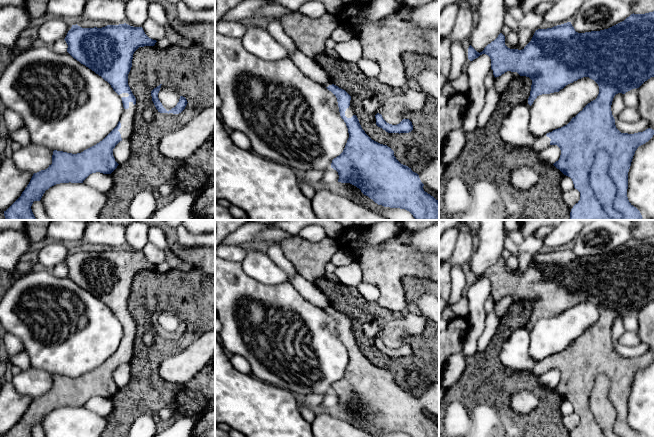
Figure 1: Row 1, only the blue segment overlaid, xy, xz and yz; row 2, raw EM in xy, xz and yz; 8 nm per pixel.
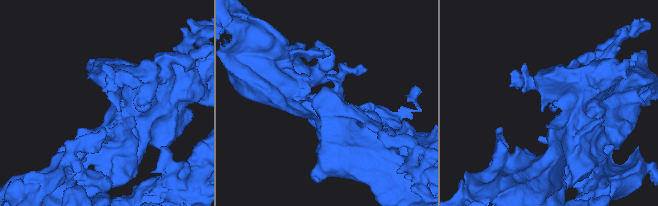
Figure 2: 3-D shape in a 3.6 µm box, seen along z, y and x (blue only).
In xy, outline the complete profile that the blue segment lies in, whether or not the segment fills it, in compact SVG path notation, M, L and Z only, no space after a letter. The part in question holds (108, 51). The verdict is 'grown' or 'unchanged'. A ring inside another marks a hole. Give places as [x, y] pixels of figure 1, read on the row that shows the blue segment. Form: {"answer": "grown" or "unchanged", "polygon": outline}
{"answer": "grown", "polygon": "M126 23L102 28L82 28L77 24L72 25L64 40L68 45L67 52L74 59L111 85L122 99L124 110L117 126L96 145L77 154L54 150L52 164L47 169L34 173L21 196L4 211L6 220L36 220L31 209L33 202L40 201L45 191L56 184L83 183L90 174L96 172L111 174L119 165L113 156L113 149L120 141L130 138L133 133L134 117L138 107L137 99L128 85L133 54L139 47L154 46L157 41L149 38L142 27L133 27Z"}

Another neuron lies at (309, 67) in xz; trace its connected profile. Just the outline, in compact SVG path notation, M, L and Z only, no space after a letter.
M296 49L289 57L297 68L311 80L325 85L331 82L330 75L314 59Z

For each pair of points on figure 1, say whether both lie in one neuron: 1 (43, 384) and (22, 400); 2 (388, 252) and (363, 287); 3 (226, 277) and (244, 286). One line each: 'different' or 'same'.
1: different
2: different
3: same

